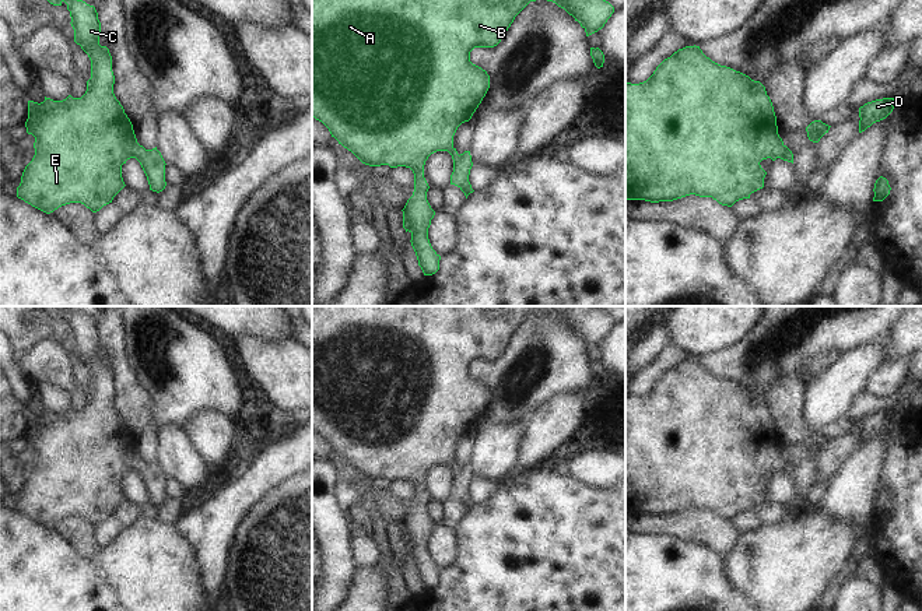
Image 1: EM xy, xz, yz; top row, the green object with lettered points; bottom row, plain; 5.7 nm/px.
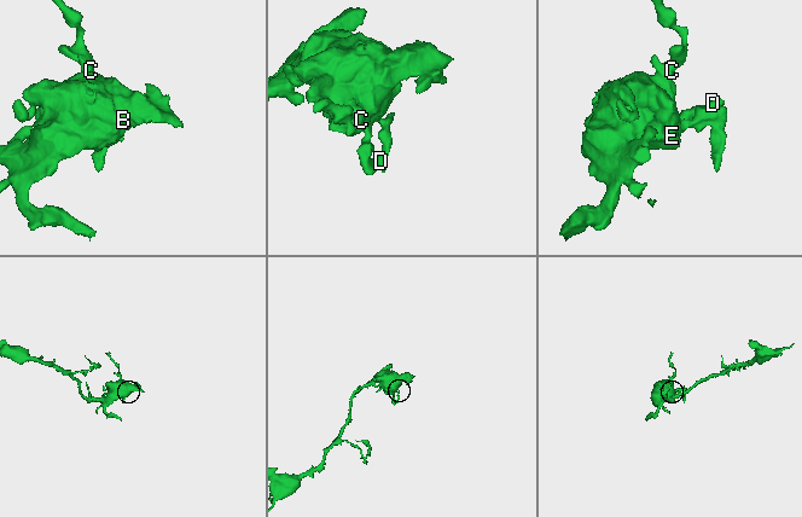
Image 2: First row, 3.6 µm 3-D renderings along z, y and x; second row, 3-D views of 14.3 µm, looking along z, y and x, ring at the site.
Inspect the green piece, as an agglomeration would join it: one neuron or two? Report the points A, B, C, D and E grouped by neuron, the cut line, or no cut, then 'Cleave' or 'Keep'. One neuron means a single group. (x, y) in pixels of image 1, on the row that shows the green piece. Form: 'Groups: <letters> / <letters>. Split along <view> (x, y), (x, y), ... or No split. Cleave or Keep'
Groups: A B C D E. No split. Keep

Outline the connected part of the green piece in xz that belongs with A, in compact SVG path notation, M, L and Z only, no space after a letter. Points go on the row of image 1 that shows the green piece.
M312 0L312 116L322 122L339 144L351 151L362 164L369 166L389 165L390 168L406 166L414 173L414 192L407 200L403 211L403 228L411 233L411 246L416 252L418 266L424 275L432 275L439 270L441 256L432 249L428 239L428 228L435 211L427 200L430 189L424 178L424 165L428 157L437 151L448 151L453 159L453 172L451 185L458 186L466 196L473 193L469 182L473 166L470 151L458 154L453 147L453 136L458 127L469 122L481 103L490 88L490 76L481 67L470 62L470 52L474 48L494 48L506 35L515 17L530 3L536 0Z

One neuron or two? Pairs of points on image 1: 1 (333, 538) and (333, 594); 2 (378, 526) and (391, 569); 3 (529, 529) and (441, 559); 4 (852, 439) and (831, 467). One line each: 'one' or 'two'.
1: one
2: one
3: two
4: one

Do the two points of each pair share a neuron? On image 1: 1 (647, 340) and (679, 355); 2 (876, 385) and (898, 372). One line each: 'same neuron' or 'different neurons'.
1: different neurons
2: same neuron

